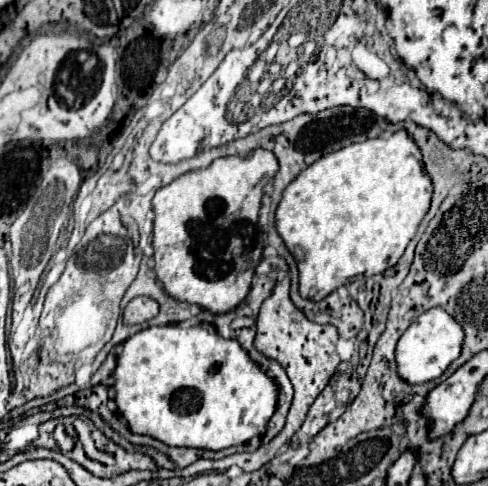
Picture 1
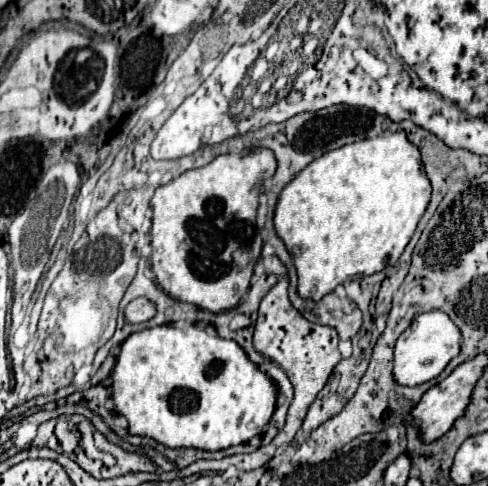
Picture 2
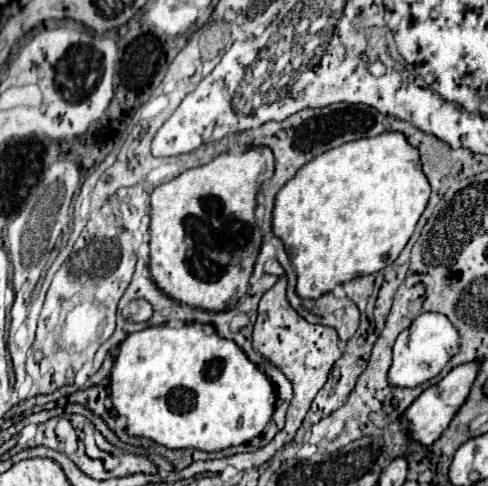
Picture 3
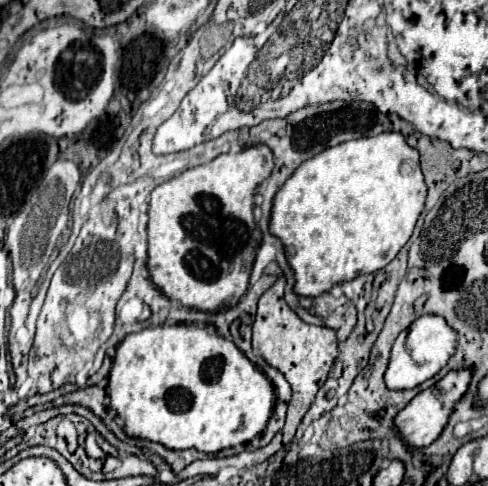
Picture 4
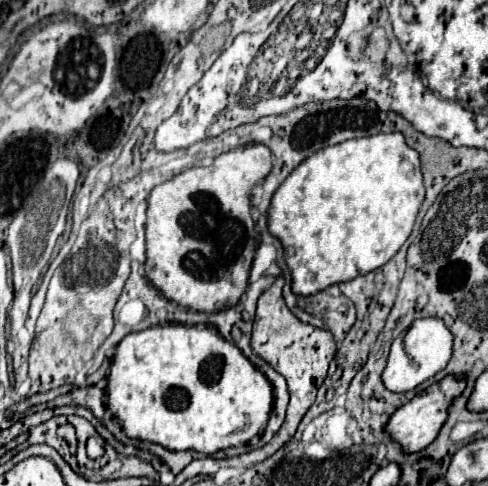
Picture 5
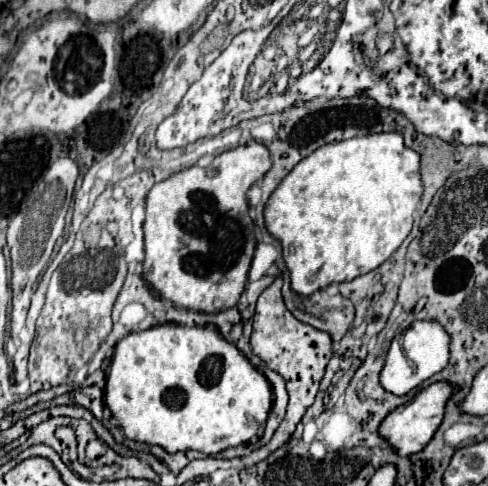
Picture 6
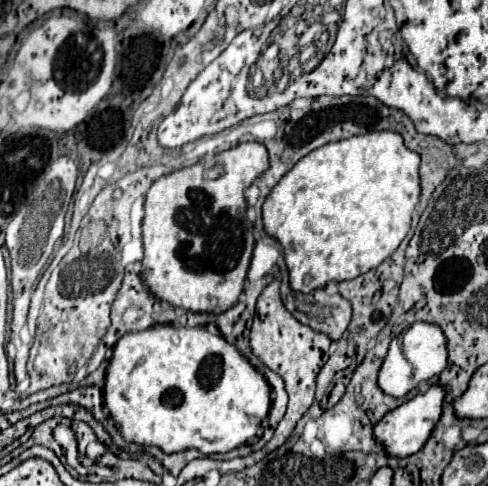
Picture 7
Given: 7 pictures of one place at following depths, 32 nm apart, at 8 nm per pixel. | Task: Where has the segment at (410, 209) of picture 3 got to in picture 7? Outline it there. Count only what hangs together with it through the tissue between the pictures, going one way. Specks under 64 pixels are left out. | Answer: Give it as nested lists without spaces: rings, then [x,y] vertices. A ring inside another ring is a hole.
[[[368,132],[338,142],[328,142],[298,160],[276,188],[266,196],[262,206],[264,230],[282,244],[290,286],[296,292],[312,292],[328,282],[352,280],[382,264],[400,246],[410,230],[412,214],[420,198],[420,156],[404,146],[396,132]]]

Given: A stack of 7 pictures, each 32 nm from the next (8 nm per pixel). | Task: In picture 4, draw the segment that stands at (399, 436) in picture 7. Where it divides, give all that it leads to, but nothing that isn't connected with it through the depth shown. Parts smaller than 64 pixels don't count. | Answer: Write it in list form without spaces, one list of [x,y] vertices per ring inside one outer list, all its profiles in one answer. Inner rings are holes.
[[[458,370],[458,372],[448,372],[440,382],[436,382],[434,386],[422,390],[418,396],[414,396],[406,408],[402,408],[396,416],[394,416],[394,428],[398,432],[398,436],[402,438],[402,442],[408,448],[426,448],[430,446],[442,432],[442,428],[446,426],[454,404],[464,396],[464,392],[468,390],[468,382],[470,382],[470,370]]]

